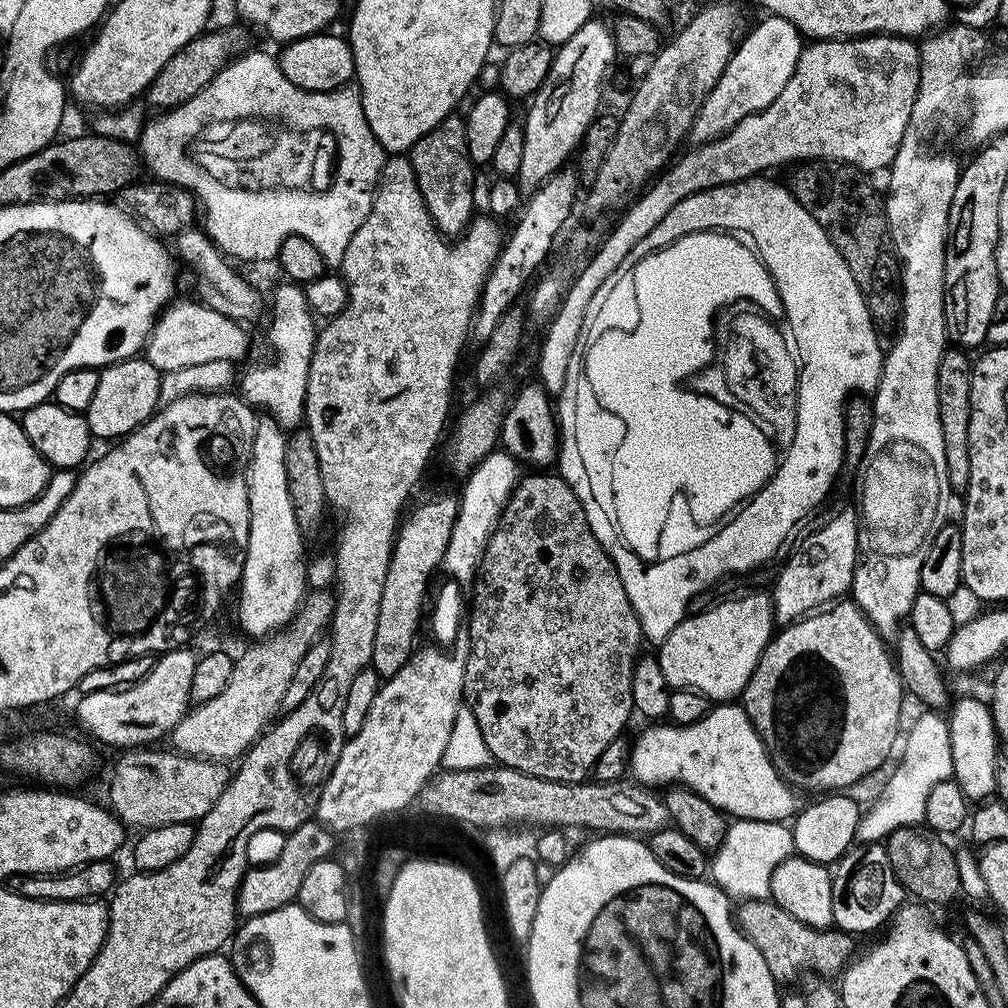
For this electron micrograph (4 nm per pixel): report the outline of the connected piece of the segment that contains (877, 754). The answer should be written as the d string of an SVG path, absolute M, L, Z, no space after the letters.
M844 598L841 599L839 602L833 603L831 606L825 607L823 610L817 610L809 615L803 616L801 620L796 620L792 624L785 624L783 627L779 629L773 635L772 641L768 643L766 646L766 650L762 654L762 658L758 662L758 666L754 670L754 674L750 678L750 682L747 684L746 687L744 687L744 695L742 697L742 707L744 709L745 714L750 718L750 722L754 726L754 730L756 733L759 734L760 740L762 743L764 743L764 749L768 751L768 757L772 759L772 765L778 770L778 774L780 775L783 780L787 782L788 785L790 785L793 789L801 790L800 788L805 788L808 792L820 792L816 794L828 794L831 793L833 790L848 790L848 787L851 786L851 784L856 784L859 782L860 779L863 778L863 776L868 776L871 774L871 772L876 772L879 770L880 767L883 766L884 763L888 760L888 755L892 752L892 747L897 744L898 741L901 739L902 736L902 728L900 732L900 711L904 708L904 698L906 699L906 689L904 686L903 681L900 678L900 672L897 668L897 661L894 659L893 653L890 651L889 645L888 648L886 645L885 637L881 636L879 632L877 632L876 628L872 623L869 622L869 620L866 618L866 614L856 603L854 603L851 599Z

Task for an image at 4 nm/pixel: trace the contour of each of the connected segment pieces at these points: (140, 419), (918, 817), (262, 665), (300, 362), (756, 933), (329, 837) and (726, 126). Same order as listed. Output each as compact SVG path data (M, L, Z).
M147 358L120 360L117 364L108 364L99 369L99 374L98 386L86 413L88 428L97 441L119 441L143 426L161 407L162 374Z
M924 710L924 713L917 718L912 724L912 729L907 729L904 744L904 757L896 764L896 769L888 776L888 781L884 784L884 789L880 792L880 797L872 804L872 809L865 811L858 822L858 830L856 831L856 840L861 845L879 844L887 841L888 836L894 830L899 828L916 828L924 824L924 815L926 814L926 798L930 794L930 790L934 790L934 786L938 786L938 782L953 779L952 759L950 758L950 730L948 729L948 721L943 715L937 714L932 710Z
M309 591L297 610L296 616L287 627L272 632L267 638L260 638L250 643L252 645L240 657L238 655L235 657L230 682L226 686L226 690L222 690L222 694L210 698L204 704L197 704L184 713L176 729L170 733L171 747L186 756L201 756L204 760L232 762L232 759L235 761L237 758L243 757L244 753L260 739L273 717L281 711L284 695L286 690L290 690L290 682L294 678L294 670L298 666L298 662L302 662L302 654L306 654L306 650L310 650L312 643L321 639L323 632L320 631L323 628L325 631L331 625L332 612L335 608L336 601L331 591Z
M283 282L272 292L270 296L270 316L272 321L268 324L268 344L272 347L272 352L276 357L269 364L256 364L240 380L239 395L247 400L249 404L257 409L263 410L273 420L279 422L281 428L292 430L304 419L304 399L306 398L306 382L308 381L308 371L312 361L312 351L316 345L318 335L318 324L314 319L314 313L309 308L307 298L304 296L303 287L291 282Z
M771 898L745 900L739 907L735 909L734 919L740 931L762 954L777 982L796 980L807 968L816 971L813 973L820 978L839 977L855 955L855 939L849 933L806 926L794 914L786 914Z
M315 819L307 820L302 826L287 833L283 837L284 845L280 853L269 864L261 868L249 867L240 880L240 886L236 893L236 907L241 917L261 916L270 914L270 910L278 910L282 906L295 901L298 890L302 890L302 881L310 866L314 862L329 859L333 855L332 847L335 846L337 837L331 828L324 827Z
M771 14L764 17L765 20L748 37L745 35L737 43L722 78L718 78L714 90L710 90L704 99L692 123L690 140L693 145L718 139L742 122L742 118L770 106L770 102L782 94L782 86L790 82L790 74L794 74L794 66L800 57L802 35L786 18Z

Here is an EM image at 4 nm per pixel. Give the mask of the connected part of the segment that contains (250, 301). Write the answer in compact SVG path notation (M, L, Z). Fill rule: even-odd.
M199 227L185 228L175 233L175 253L184 259L184 264L196 275L196 292L199 303L210 306L210 310L218 310L218 314L226 314L226 318L249 322L265 315L266 300L260 297L260 292L252 284L247 284L234 269L223 252L208 238L207 232ZM228 263L228 264L227 264ZM200 295L200 296L199 296Z

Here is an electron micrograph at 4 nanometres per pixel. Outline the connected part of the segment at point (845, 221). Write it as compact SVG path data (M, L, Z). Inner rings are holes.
M804 162L799 165L790 191L805 210L823 225L832 245L842 254L850 274L868 301L872 322L881 333L897 331L902 307L902 288L898 283L900 261L892 246L885 201L876 193L869 177L853 164Z

